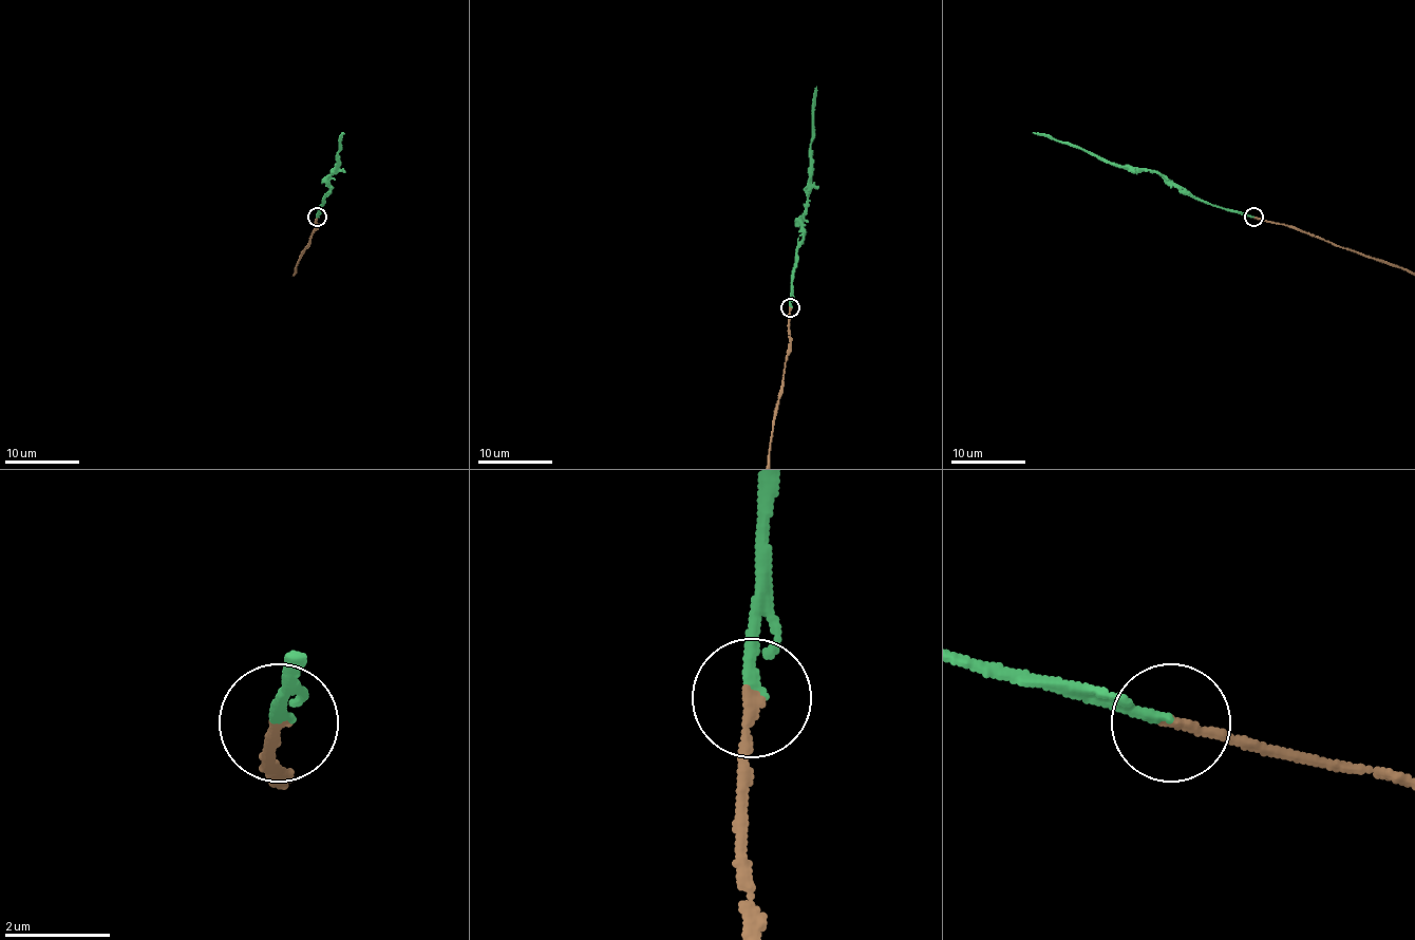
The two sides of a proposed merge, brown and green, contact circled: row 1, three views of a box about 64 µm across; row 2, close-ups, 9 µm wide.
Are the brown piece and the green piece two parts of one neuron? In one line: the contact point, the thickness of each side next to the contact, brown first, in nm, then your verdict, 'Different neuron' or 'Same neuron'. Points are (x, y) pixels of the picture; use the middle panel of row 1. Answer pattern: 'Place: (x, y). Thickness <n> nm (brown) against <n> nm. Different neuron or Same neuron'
Place: (790, 307). Thickness 200 nm (brown) against 200 nm. Same neuron

